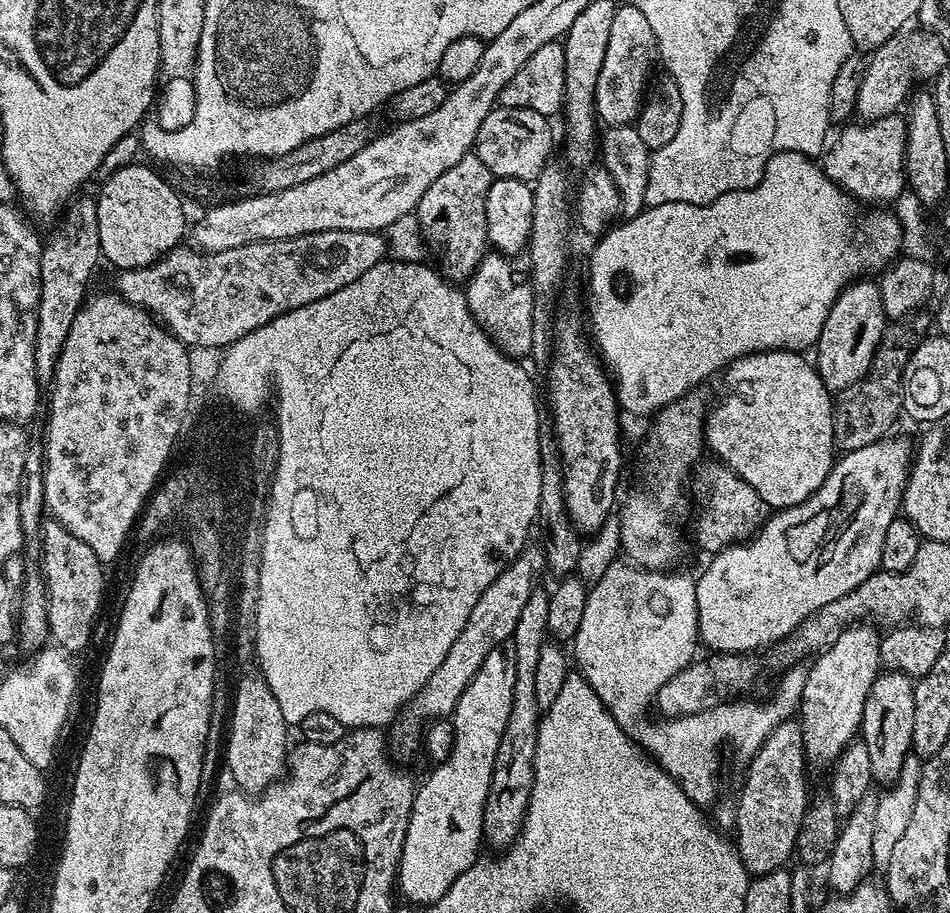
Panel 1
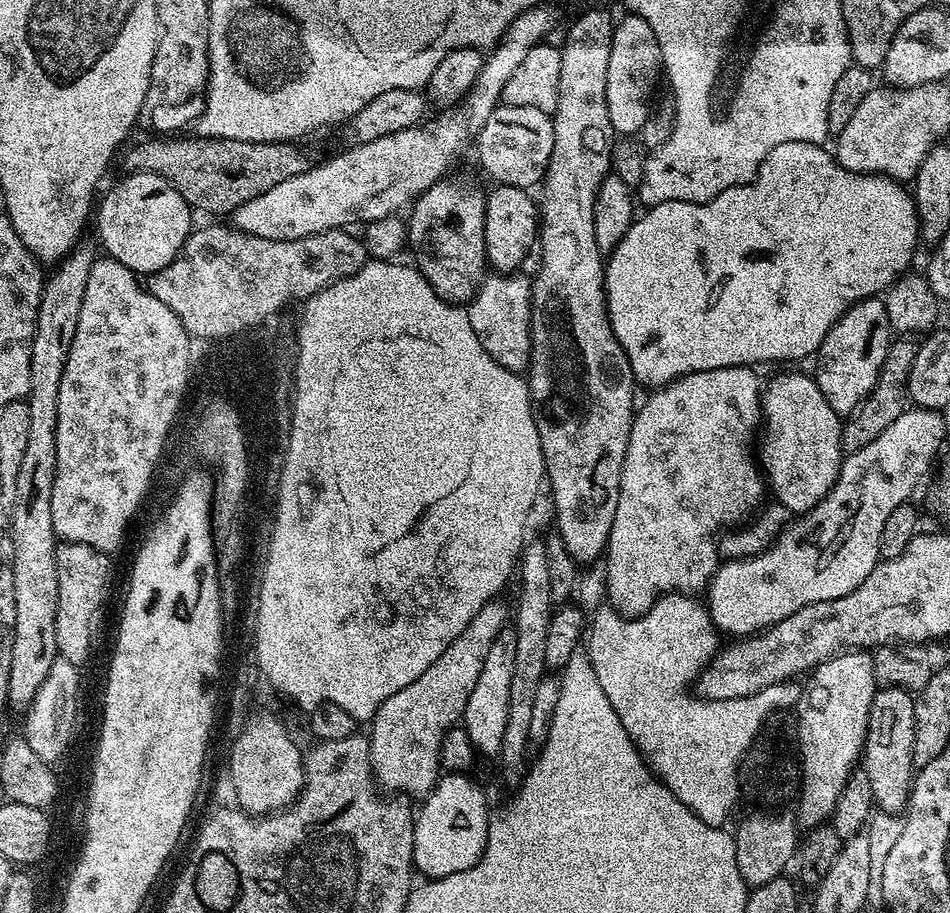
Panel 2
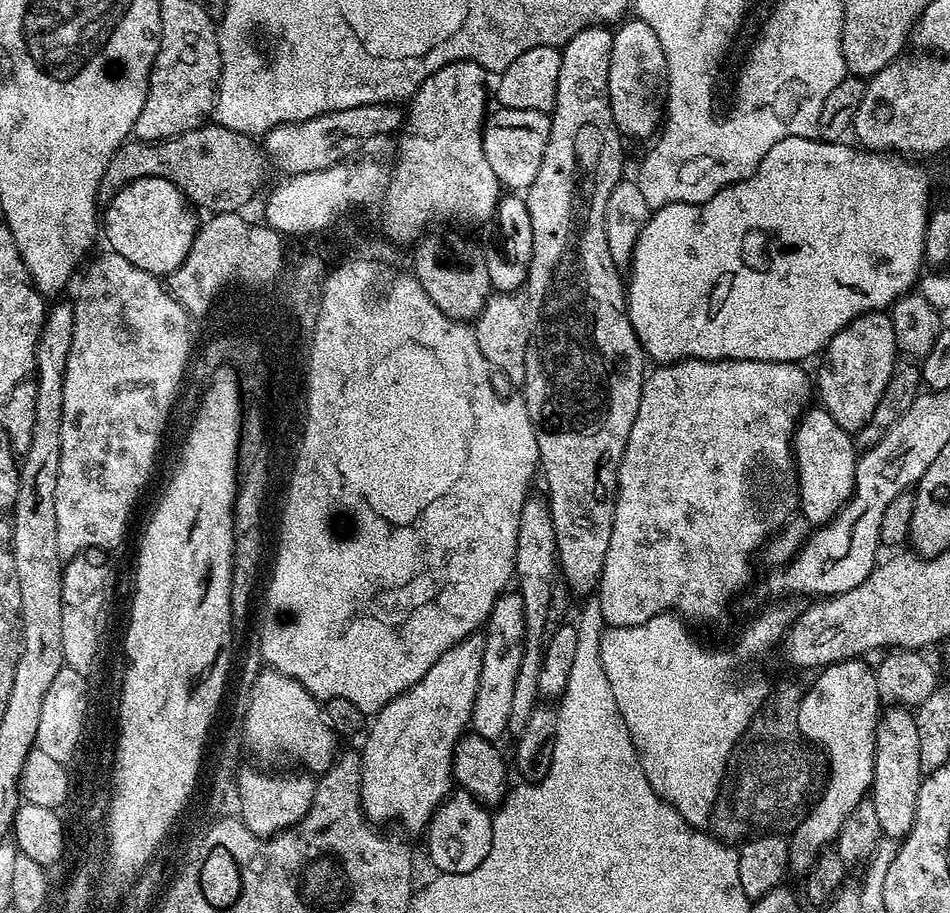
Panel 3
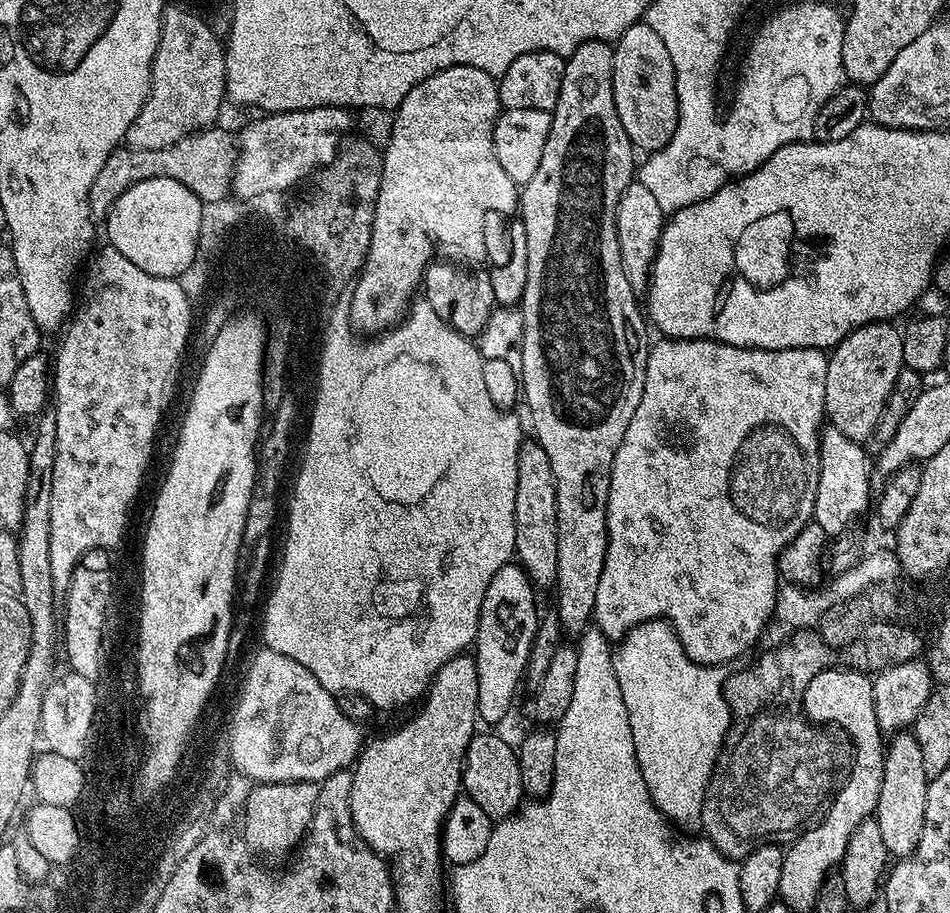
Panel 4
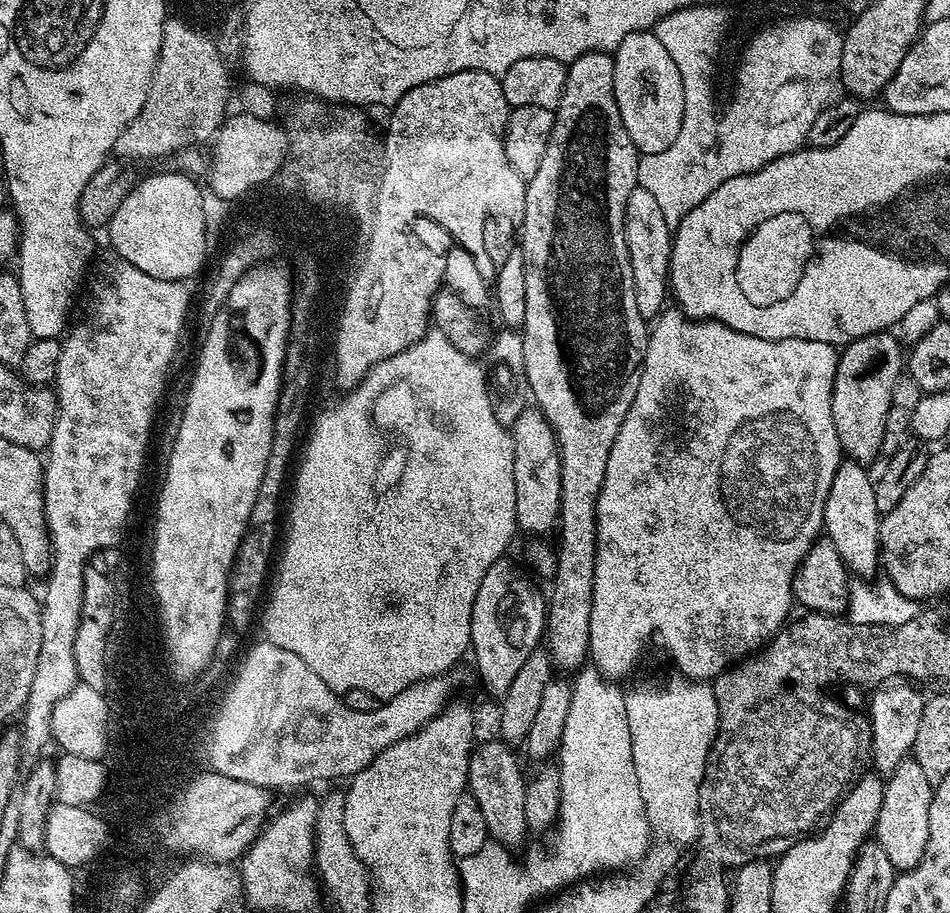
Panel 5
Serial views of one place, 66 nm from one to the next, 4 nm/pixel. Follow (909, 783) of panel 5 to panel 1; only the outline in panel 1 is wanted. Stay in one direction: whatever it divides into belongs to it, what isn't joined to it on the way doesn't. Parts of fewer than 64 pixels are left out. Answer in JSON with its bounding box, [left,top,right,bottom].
[859,671,914,786]

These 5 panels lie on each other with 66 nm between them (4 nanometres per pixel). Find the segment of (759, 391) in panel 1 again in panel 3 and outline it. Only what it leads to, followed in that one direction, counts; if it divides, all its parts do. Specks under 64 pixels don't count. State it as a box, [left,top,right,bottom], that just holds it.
[794,406,858,526]

